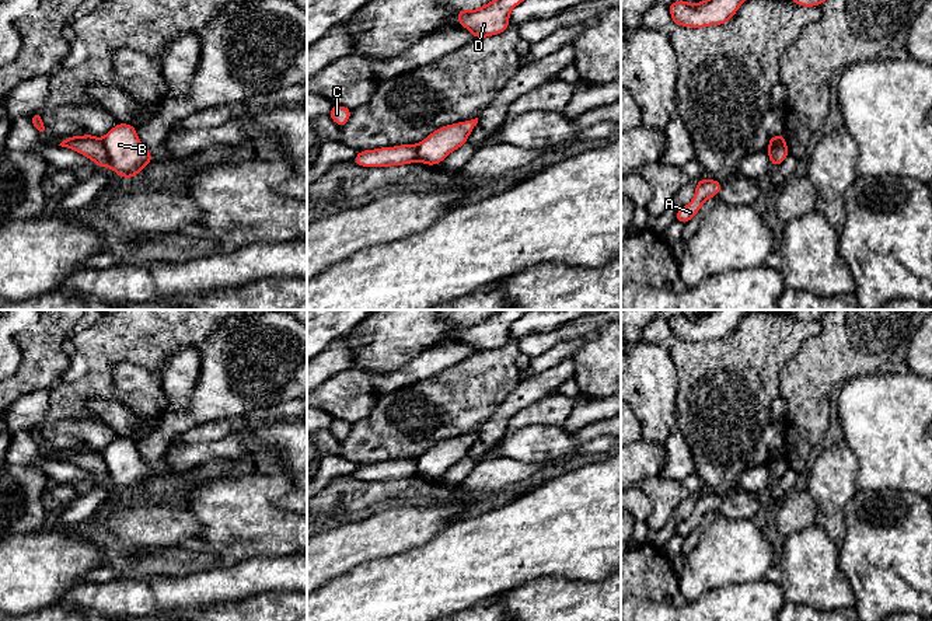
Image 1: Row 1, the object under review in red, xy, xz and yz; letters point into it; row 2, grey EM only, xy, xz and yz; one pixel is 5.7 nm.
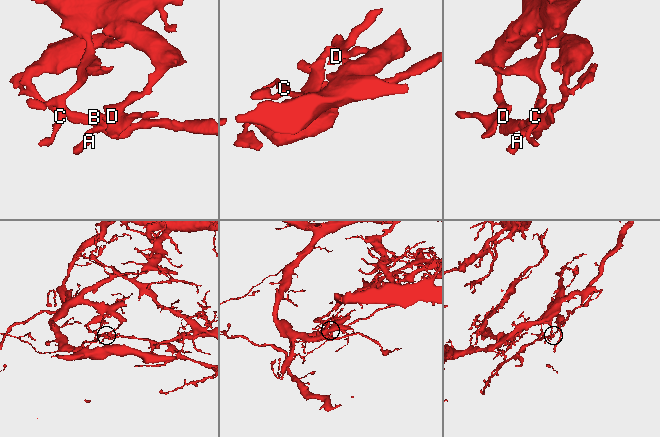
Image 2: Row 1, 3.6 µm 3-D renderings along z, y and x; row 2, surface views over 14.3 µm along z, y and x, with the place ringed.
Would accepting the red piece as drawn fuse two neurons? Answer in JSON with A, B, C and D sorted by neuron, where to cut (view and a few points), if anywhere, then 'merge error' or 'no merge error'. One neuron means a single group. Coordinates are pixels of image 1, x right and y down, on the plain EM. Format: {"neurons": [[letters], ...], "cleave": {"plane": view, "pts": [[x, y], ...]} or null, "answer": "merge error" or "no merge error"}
{"neurons": [["A", "B"], ["C", "D"]], "cleave": {"plane": "xy", "pts": [[101, 453], [108, 480]]}, "answer": "merge error"}

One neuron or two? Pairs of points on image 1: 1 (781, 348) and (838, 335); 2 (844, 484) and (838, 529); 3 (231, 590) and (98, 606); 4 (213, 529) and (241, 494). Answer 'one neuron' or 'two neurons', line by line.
1: two neurons
2: one neuron
3: one neuron
4: one neuron

